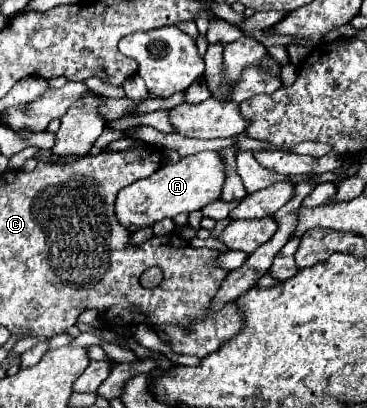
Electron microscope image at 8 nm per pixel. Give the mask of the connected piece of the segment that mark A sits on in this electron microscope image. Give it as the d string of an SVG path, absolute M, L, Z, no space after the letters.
M199 152L193 156L185 156L177 164L167 164L149 178L137 180L123 188L115 204L117 218L127 230L135 232L139 228L153 226L163 218L175 218L177 214L201 210L207 204L219 200L225 178L225 162L217 152Z

